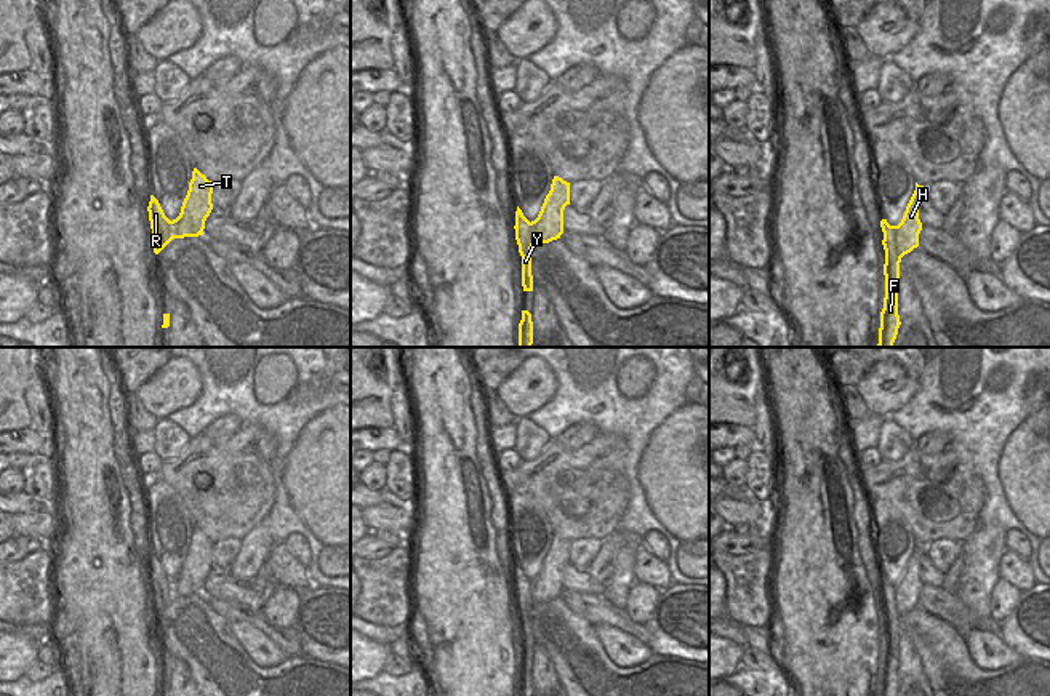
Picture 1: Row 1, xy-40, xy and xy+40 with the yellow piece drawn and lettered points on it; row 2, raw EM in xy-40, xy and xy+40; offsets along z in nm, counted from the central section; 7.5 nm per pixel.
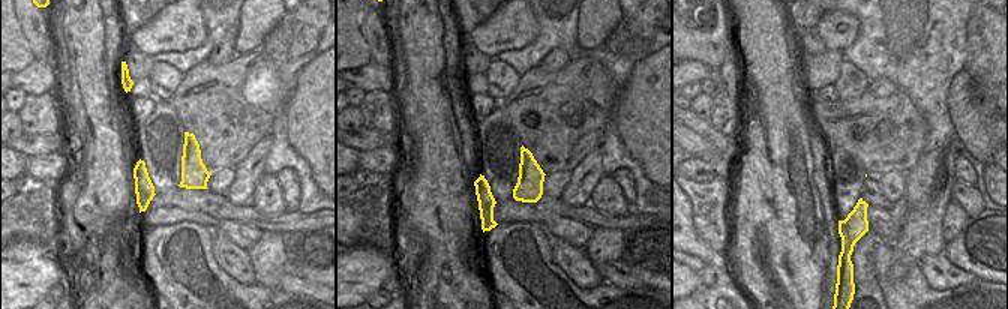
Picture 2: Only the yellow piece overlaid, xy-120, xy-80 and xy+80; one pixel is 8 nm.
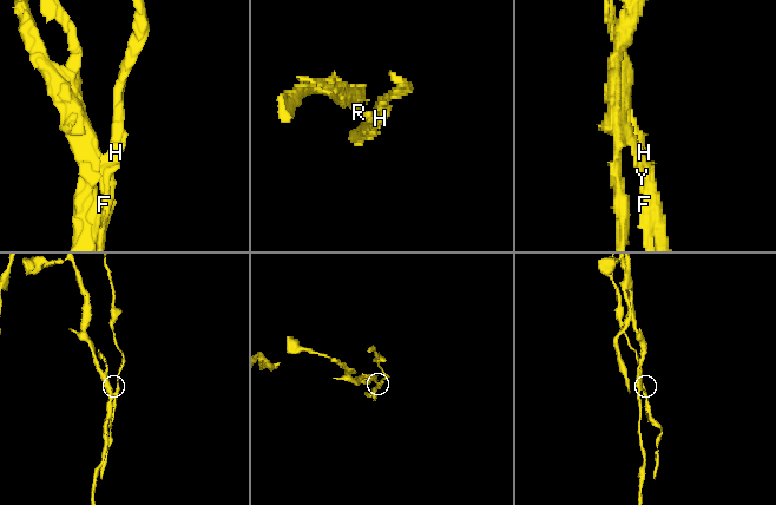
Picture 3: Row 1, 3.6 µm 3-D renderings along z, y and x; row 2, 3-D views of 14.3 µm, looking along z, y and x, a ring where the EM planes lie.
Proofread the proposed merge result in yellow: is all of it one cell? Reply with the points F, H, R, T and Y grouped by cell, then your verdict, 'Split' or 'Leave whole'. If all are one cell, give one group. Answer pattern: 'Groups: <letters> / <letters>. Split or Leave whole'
Groups: F H T / R Y. Split

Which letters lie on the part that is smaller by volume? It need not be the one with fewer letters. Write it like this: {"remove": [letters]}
{"remove": ["F", "H", "T"]}

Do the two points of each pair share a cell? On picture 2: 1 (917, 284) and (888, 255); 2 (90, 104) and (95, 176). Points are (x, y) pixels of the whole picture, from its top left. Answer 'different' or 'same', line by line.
1: same
2: same

